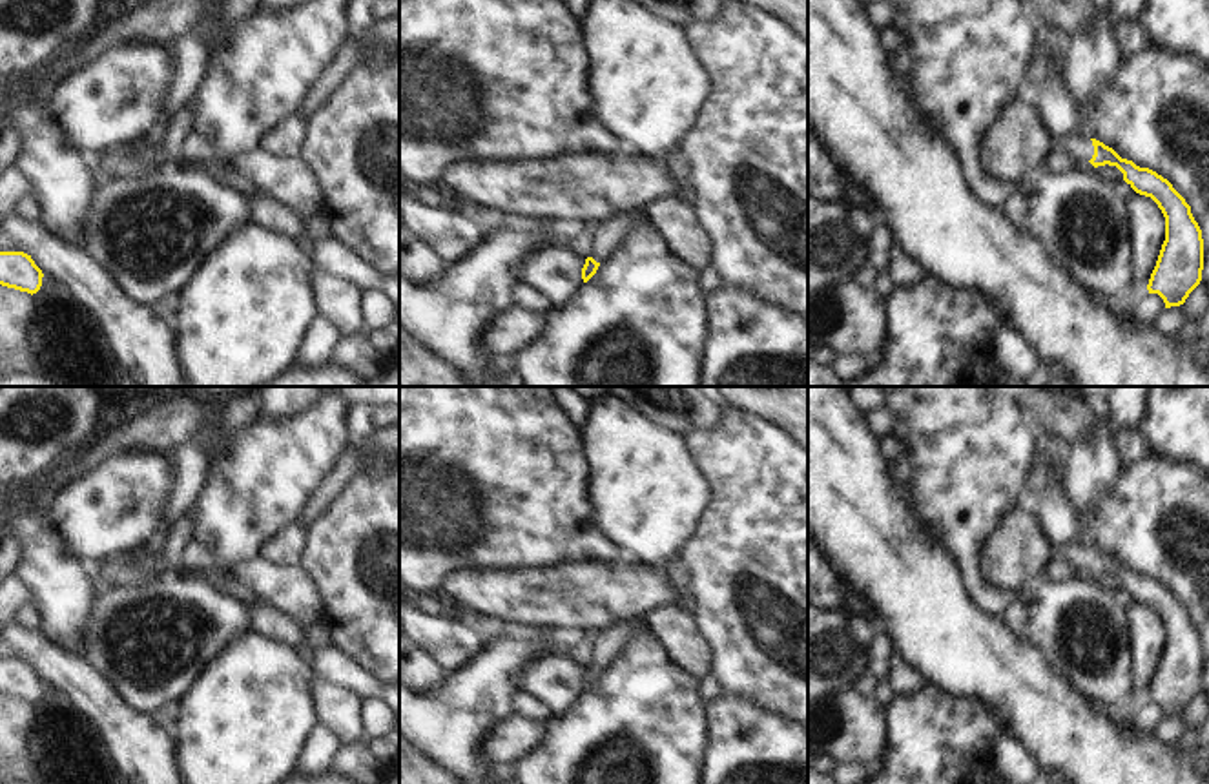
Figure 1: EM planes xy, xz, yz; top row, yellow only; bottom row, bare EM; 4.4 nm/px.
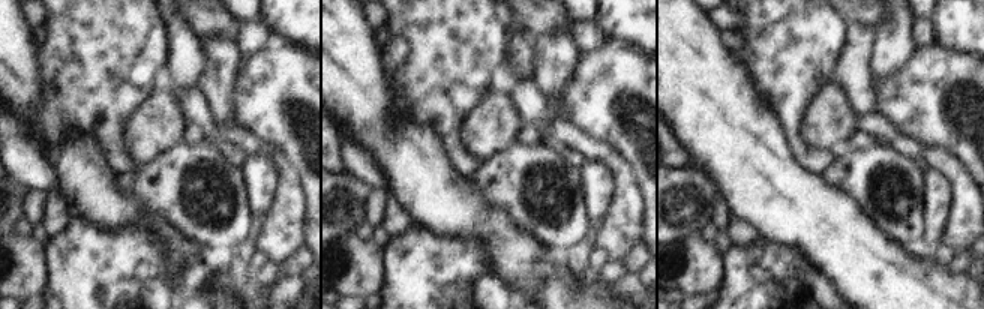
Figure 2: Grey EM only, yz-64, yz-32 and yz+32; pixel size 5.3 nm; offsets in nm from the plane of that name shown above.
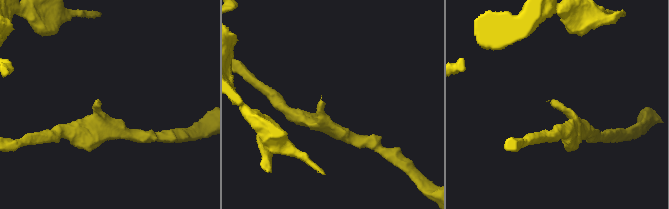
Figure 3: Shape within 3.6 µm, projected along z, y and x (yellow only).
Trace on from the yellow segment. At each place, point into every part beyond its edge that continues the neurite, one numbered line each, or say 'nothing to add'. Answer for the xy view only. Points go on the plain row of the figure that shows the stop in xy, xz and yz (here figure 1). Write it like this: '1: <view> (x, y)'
nothing to add

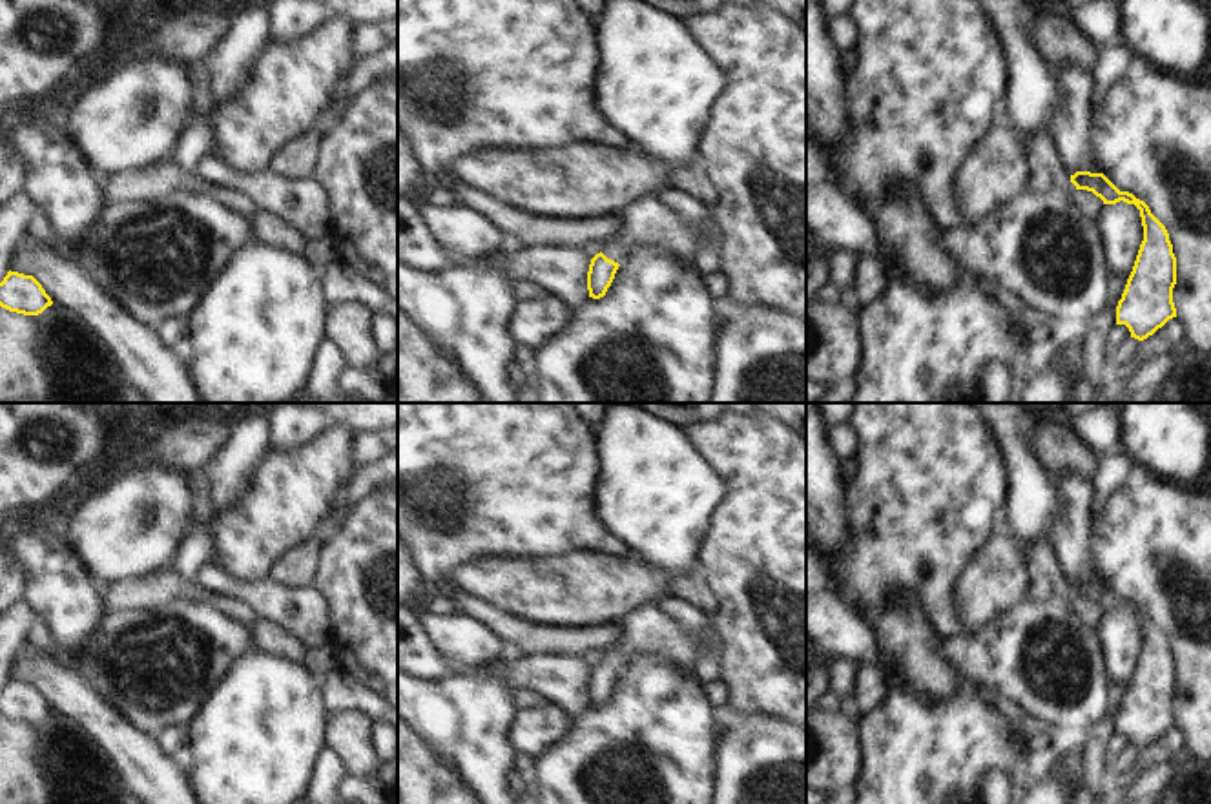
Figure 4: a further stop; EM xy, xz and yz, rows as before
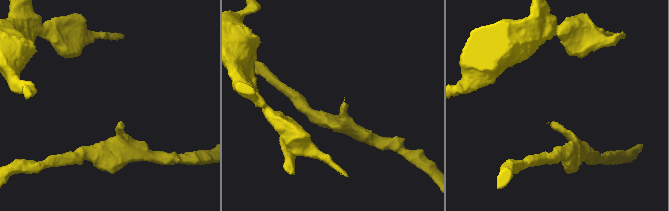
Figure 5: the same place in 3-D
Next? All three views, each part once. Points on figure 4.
1: xz (646, 629)

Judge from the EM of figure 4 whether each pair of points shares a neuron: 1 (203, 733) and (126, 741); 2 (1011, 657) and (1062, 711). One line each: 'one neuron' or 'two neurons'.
1: two neurons
2: one neuron

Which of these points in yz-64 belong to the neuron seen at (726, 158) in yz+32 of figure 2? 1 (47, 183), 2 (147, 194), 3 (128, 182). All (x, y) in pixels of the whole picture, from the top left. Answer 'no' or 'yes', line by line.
1: no
2: no
3: no

